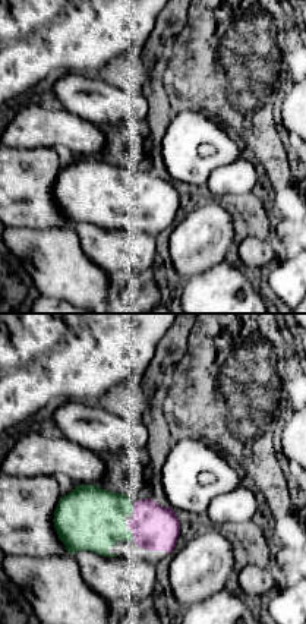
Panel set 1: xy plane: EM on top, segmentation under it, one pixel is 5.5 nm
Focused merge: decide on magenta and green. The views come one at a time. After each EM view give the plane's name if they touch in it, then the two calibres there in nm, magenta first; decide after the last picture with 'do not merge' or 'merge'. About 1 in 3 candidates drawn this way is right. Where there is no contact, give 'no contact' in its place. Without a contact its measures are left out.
contact in xy; calibres 260 and 360 nm

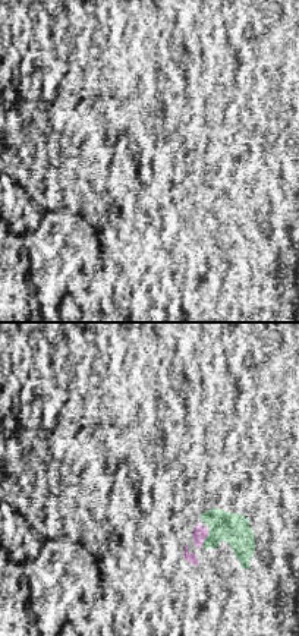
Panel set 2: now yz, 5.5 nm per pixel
contact in yz; calibres 80 and 170 nm

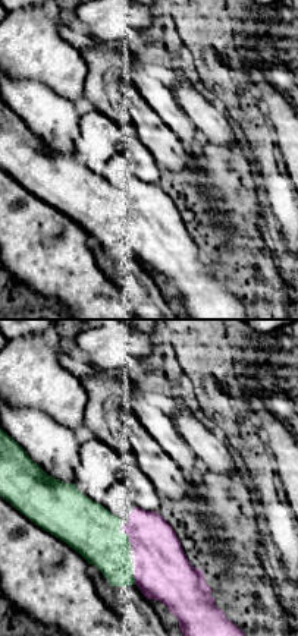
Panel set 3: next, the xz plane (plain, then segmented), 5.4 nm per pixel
contact in xz; calibres 280 and 280 nm

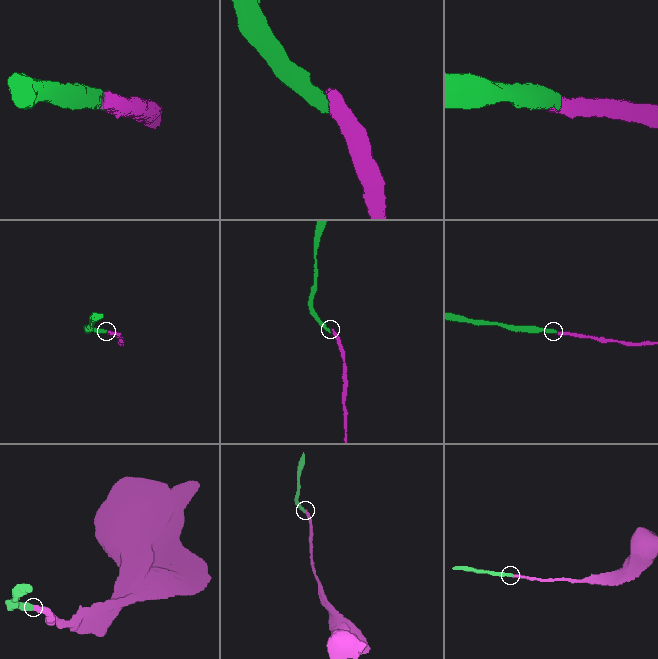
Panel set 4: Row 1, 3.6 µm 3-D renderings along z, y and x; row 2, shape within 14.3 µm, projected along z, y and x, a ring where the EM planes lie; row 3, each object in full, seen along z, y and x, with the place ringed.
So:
merge

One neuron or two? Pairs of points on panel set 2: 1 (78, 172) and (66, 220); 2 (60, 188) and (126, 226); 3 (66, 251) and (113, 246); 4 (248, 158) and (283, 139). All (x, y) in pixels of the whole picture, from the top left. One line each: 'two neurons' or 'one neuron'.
1: two neurons
2: two neurons
3: two neurons
4: one neuron

